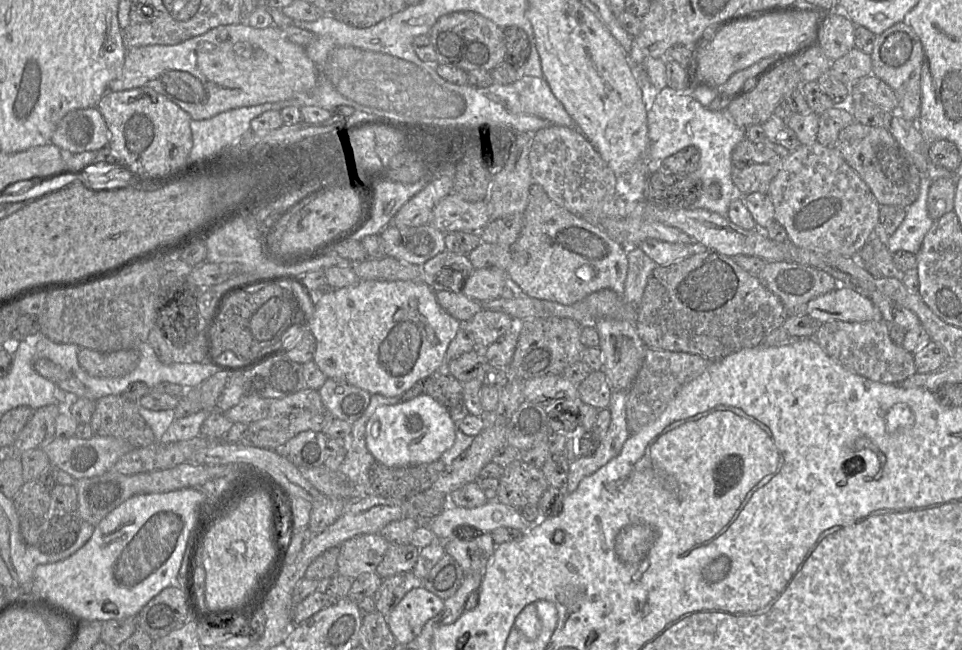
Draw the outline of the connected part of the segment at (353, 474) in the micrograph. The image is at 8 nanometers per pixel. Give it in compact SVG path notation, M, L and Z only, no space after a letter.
M372 394L363 415L352 425L351 445L338 472L354 485L365 489L365 494L372 494L368 493L369 469L376 462L366 446L366 424L378 406L395 405L403 402L405 401L400 396L387 397L381 394Z

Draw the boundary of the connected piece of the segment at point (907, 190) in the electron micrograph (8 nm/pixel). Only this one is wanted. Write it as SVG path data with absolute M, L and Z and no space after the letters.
M854 121L840 131L834 147L867 184L880 205L907 209L918 198L921 173L887 129Z

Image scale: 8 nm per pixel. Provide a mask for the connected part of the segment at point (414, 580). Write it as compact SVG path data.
M412 571L402 572L382 580L374 594L376 610L385 618L411 589L422 586L422 579Z

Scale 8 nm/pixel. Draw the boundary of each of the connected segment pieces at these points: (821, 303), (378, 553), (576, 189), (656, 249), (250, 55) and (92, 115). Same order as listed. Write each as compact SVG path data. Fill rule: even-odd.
M838 286L835 290L811 299L806 314L824 324L828 321L869 322L881 320L880 310L869 297L853 288Z
M379 533L361 534L346 540L339 546L338 574L354 579L375 572L389 545Z
M551 126L533 133L529 164L533 182L540 185L552 201L572 214L582 216L616 195L616 175L578 129Z
M652 238L641 242L639 248L655 261L658 266L670 264L707 249L696 242L687 244L669 243Z
M241 22L220 25L175 45L128 48L121 73L109 83L108 91L151 88L176 103L193 120L205 120L235 108L288 100L309 92L316 83L317 69L305 48L289 41L281 28L270 26L257 29Z
M97 107L67 113L57 124L50 143L71 153L98 151L111 139L106 122Z

